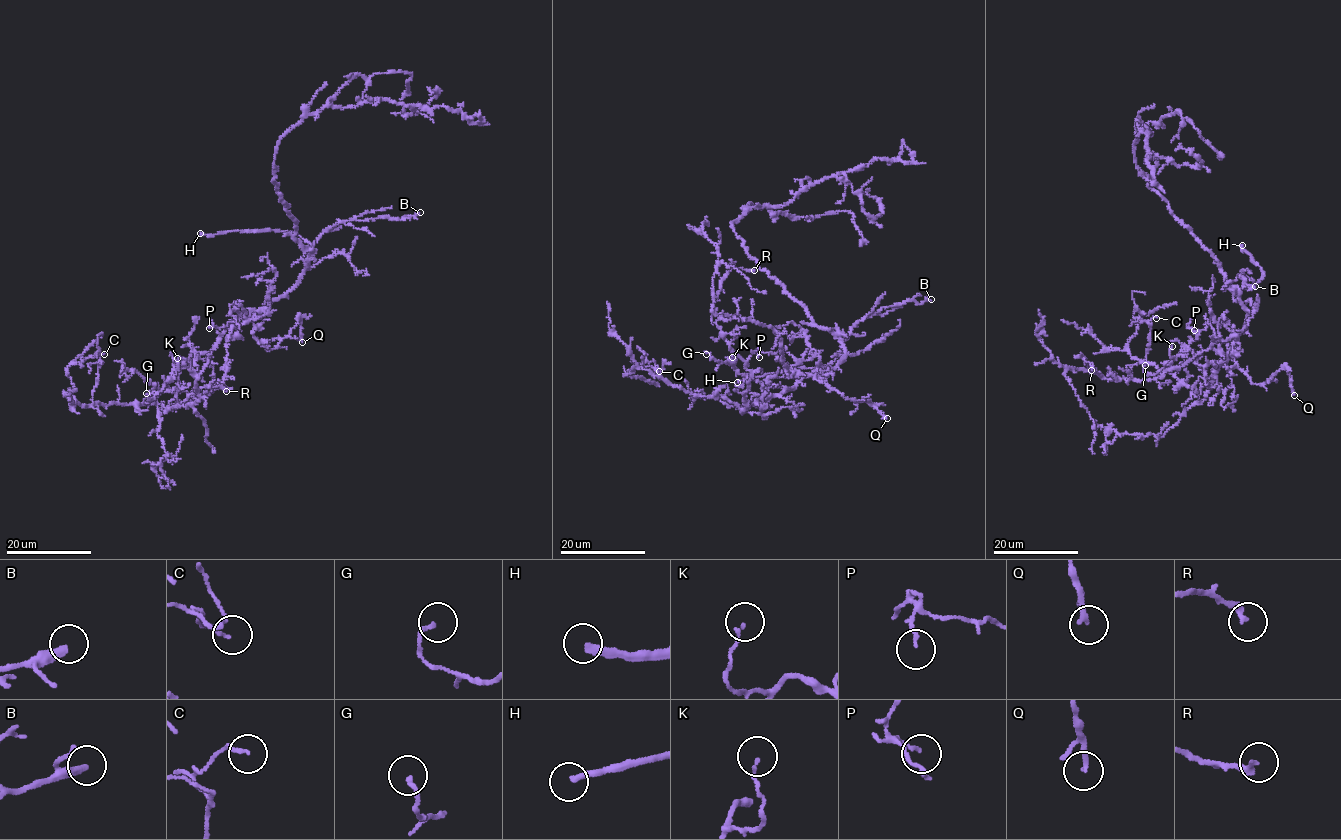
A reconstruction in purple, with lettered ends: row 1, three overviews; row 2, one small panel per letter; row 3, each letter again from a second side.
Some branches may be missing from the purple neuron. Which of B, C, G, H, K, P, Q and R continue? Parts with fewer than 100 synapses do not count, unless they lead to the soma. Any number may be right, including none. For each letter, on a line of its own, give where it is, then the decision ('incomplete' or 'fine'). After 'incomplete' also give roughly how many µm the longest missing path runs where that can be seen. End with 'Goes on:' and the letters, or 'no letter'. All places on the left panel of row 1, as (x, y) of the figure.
B: place (420, 212); fine
C: place (104, 354); fine
G: place (146, 393); fine
H: place (200, 233); incomplete; missing 70 µm
K: place (177, 358); fine
P: place (209, 328); fine
Q: place (302, 342); fine
R: place (226, 391); fine
Goes on: H

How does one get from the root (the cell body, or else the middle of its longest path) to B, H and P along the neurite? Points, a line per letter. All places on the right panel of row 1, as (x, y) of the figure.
B: (1239, 293), (1247, 279), (1241, 271), (1245, 285), (1255, 286)
H: (1239, 293), (1260, 281), (1263, 273), (1241, 248), (1242, 245)
P: (1239, 293), (1247, 313), (1244, 331), (1234, 338), (1223, 324), (1210, 323), (1198, 333), (1189, 327), (1194, 330)

